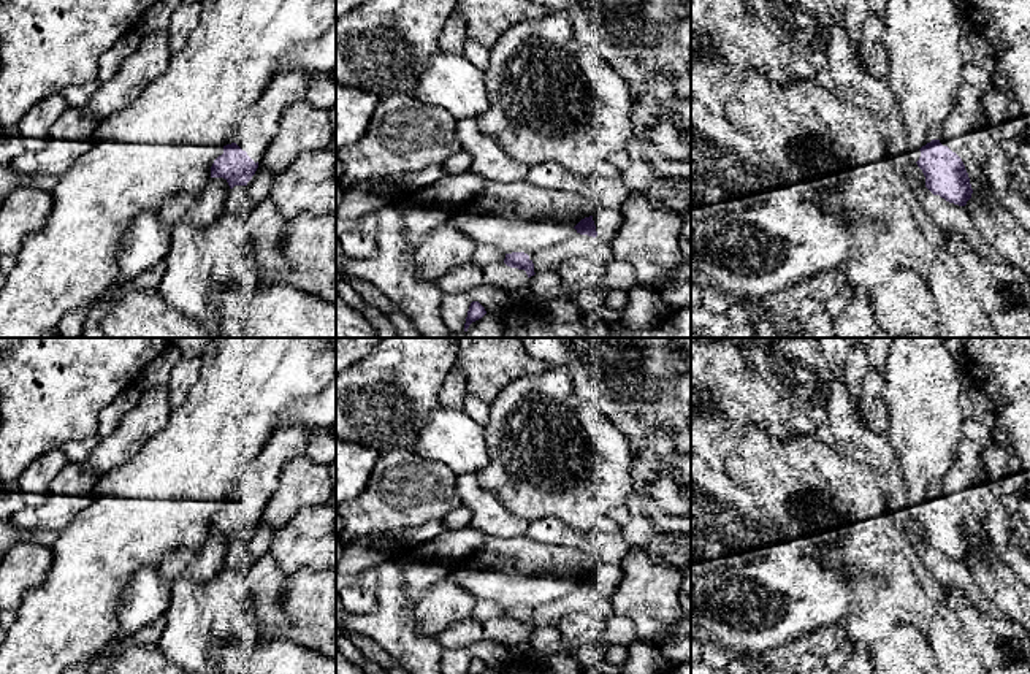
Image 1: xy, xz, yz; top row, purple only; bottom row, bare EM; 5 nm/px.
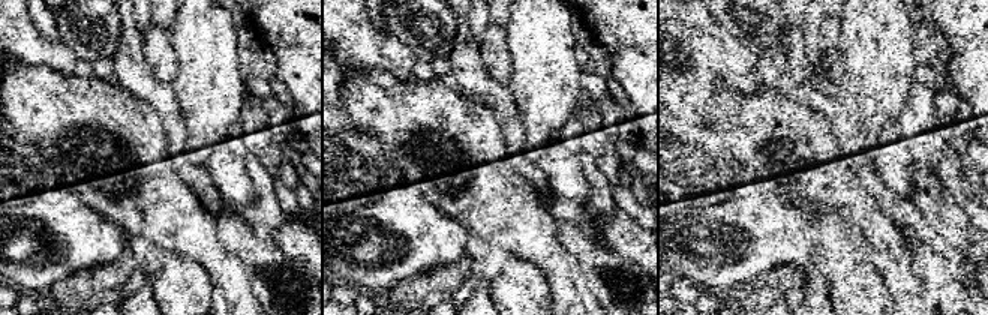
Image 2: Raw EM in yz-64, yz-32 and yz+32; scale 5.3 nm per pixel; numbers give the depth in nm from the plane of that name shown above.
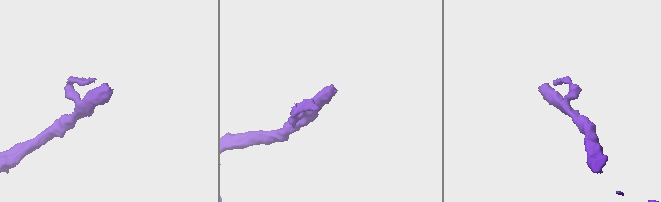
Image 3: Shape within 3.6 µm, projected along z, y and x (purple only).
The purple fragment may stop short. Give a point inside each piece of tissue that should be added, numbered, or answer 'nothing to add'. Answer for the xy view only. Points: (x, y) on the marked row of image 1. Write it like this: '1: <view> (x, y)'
1: xy (257, 130)

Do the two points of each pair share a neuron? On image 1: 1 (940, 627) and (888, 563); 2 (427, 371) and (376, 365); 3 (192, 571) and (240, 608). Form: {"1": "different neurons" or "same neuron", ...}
{"1": "same neuron", "2": "same neuron", "3": "different neurons"}

